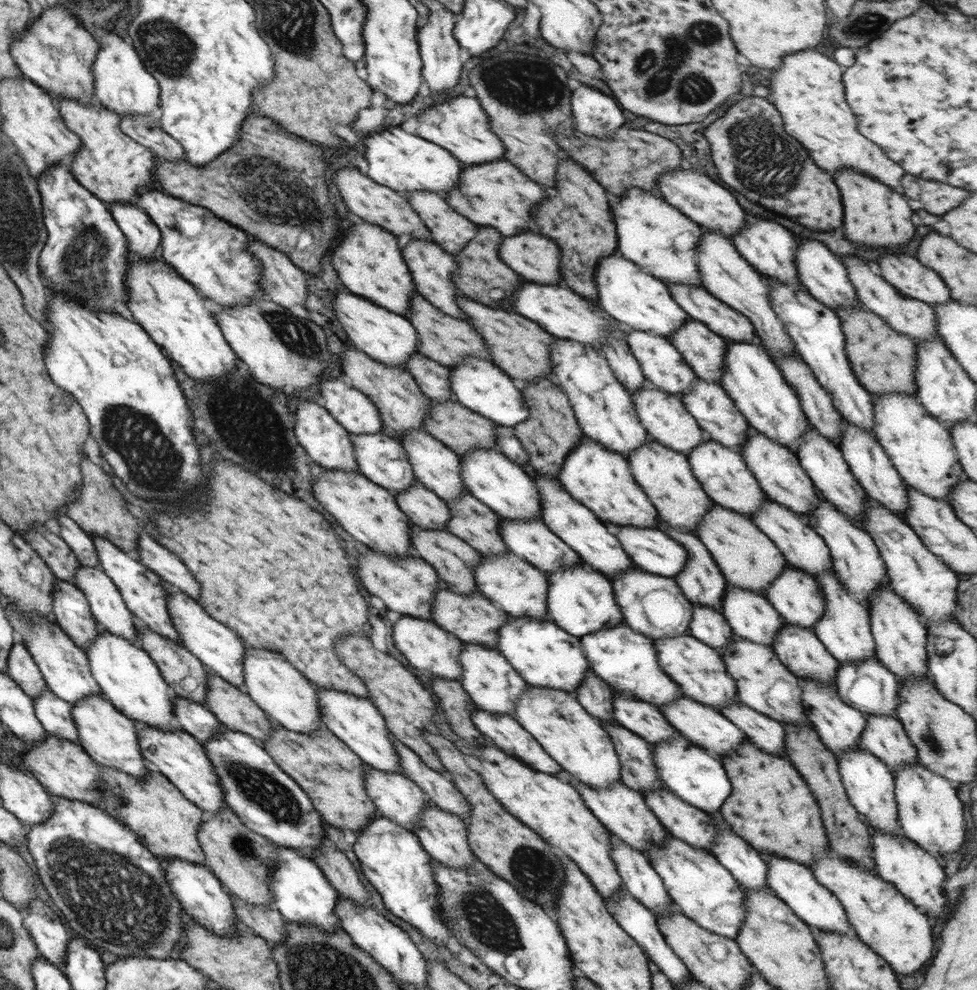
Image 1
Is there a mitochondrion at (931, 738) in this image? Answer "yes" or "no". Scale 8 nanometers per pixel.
yes

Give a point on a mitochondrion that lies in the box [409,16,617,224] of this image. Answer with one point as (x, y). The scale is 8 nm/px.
(530, 89)

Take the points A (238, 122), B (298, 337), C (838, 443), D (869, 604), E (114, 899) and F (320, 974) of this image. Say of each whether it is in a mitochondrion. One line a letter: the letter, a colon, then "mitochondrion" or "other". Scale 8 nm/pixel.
A: other
B: mitochondrion
C: other
D: other
E: mitochondrion
F: mitochondrion

